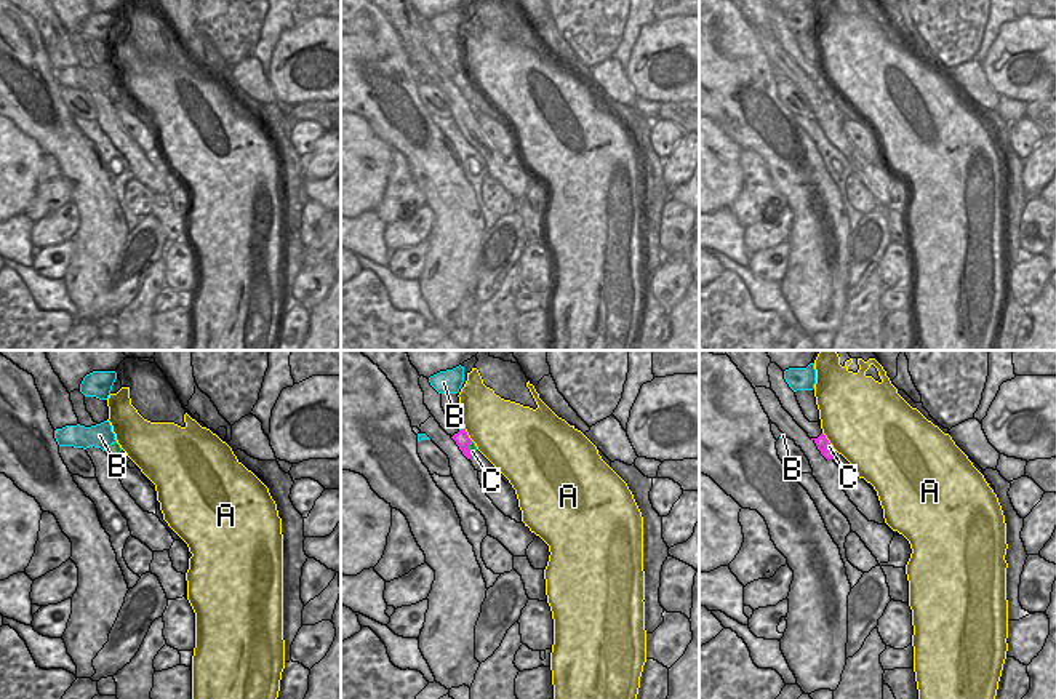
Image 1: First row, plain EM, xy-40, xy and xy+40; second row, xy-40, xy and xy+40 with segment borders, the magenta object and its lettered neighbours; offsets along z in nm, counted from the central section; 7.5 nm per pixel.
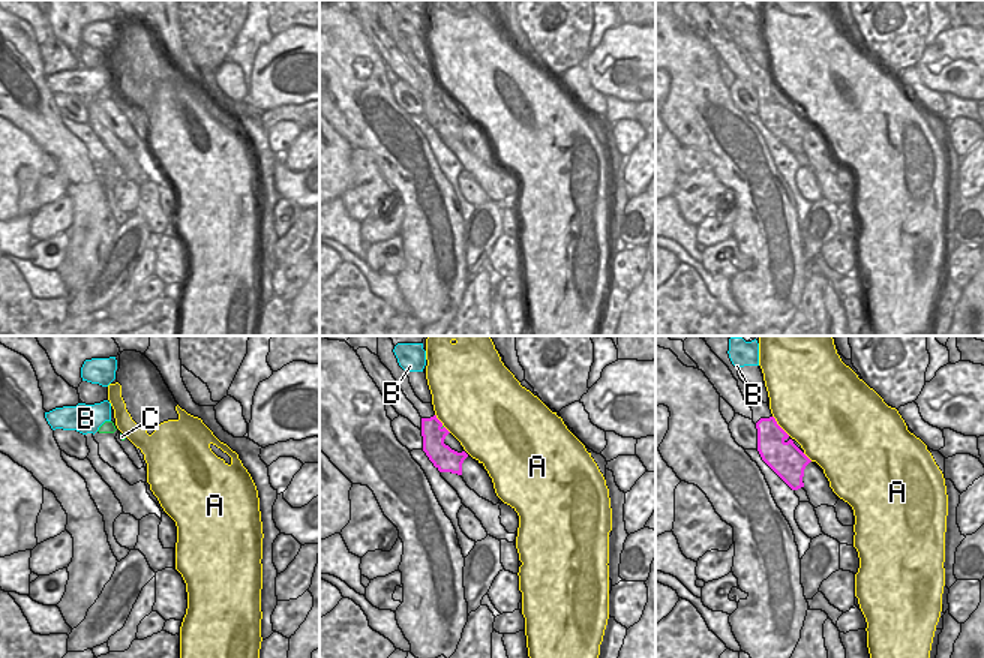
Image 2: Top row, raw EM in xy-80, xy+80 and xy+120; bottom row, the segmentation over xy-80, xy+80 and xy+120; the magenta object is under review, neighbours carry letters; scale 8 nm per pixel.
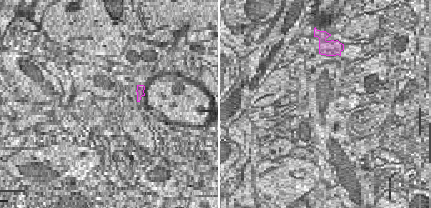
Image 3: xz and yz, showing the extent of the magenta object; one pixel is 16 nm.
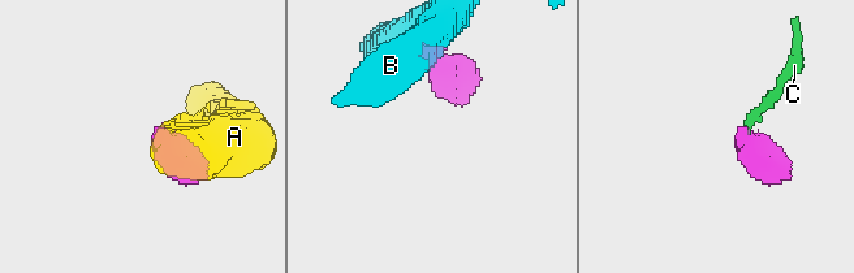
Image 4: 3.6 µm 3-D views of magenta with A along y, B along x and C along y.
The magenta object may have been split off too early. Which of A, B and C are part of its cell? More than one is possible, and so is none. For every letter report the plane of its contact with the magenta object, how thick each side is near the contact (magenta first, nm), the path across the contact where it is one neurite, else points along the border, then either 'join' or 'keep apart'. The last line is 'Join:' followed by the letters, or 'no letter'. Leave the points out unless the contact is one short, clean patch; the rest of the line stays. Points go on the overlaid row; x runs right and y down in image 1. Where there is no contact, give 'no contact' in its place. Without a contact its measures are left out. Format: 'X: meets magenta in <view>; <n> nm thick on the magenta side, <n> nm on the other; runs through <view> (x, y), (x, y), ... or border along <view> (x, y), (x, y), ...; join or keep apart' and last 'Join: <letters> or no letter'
A: meets magenta in xy; 110 nm thick on the magenta side, 440 nm on the other; keep apart
B: meets magenta in xy; 110 nm thick on the magenta side, 20 nm on the other; border along xy (463, 427), (460, 431); keep apart
C: meets magenta in xy; 110 nm thick on the magenta side, 50 nm on the other; runs through xy (461, 439), (468, 448), (472, 447); join
Join: C

